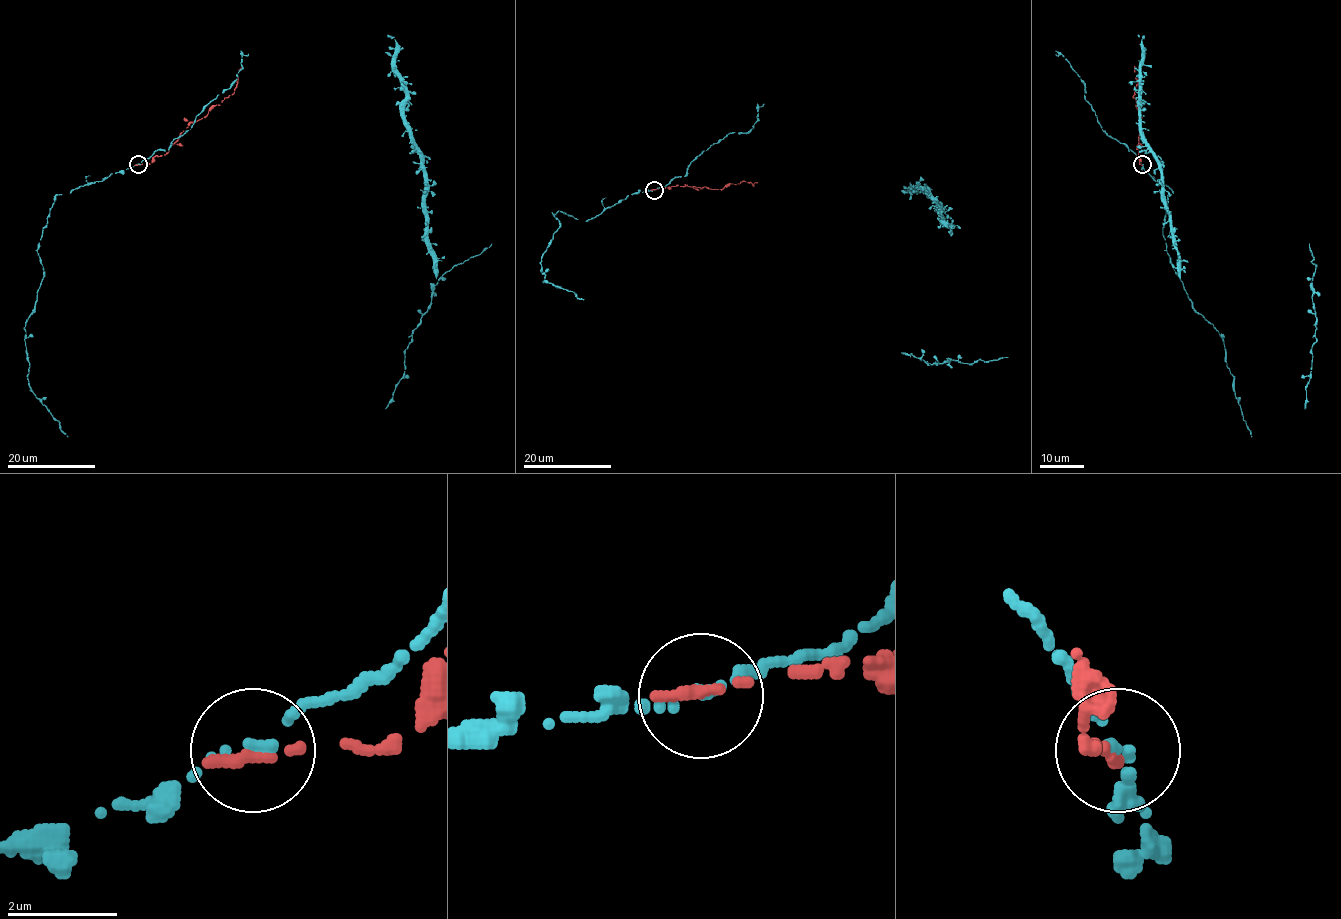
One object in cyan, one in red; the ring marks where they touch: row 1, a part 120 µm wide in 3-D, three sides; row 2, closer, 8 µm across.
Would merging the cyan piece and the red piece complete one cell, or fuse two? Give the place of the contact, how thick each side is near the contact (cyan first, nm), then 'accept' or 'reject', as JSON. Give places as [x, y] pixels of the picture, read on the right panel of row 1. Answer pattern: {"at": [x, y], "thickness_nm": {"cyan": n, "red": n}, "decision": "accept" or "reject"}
{"at": [1142, 164], "thickness_nm": {"cyan": 130, "red": 240}, "decision": "reject"}

